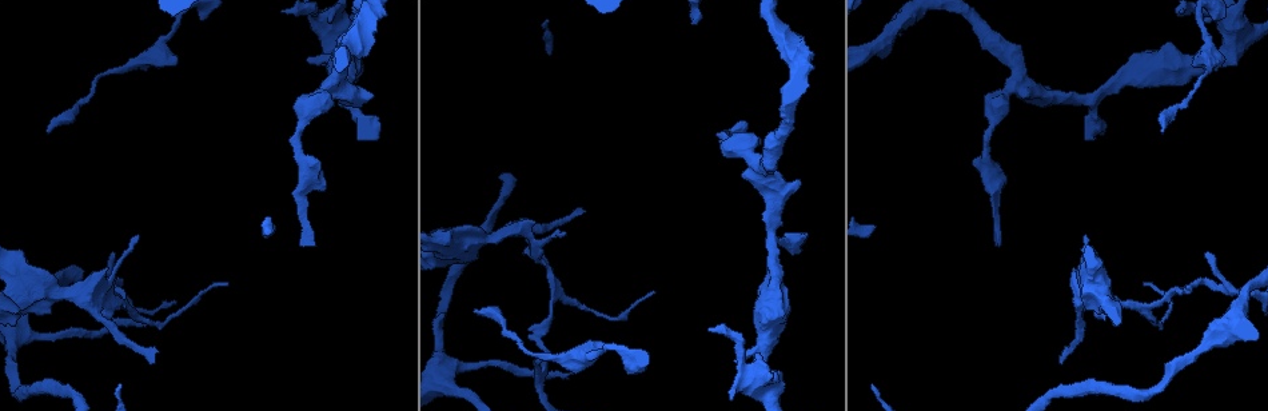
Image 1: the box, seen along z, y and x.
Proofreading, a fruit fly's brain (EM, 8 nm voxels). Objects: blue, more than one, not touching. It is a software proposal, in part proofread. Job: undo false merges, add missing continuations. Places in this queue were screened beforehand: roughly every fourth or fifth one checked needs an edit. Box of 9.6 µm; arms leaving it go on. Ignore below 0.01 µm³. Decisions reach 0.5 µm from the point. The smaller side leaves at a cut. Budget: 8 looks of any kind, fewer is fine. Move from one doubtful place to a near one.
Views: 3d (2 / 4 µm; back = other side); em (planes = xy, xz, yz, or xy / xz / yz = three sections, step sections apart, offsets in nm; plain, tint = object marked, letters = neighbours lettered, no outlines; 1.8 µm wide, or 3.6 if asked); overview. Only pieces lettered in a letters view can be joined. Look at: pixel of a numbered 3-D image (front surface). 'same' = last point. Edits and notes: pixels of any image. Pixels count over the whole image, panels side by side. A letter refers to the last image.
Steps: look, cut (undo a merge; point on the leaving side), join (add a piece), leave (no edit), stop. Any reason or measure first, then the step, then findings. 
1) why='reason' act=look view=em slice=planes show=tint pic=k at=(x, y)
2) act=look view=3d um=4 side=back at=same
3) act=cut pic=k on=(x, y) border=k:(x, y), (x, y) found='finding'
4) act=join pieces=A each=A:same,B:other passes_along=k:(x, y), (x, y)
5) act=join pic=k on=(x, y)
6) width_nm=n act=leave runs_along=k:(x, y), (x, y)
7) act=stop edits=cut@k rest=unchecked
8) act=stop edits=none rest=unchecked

why='three arms meet' act=look view=3d um=4 pic=1 at=(15, 300)

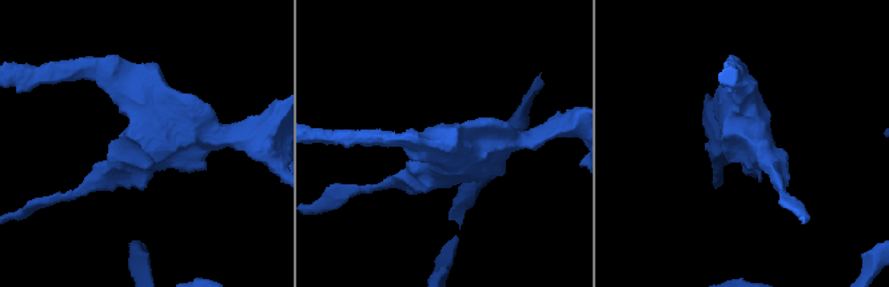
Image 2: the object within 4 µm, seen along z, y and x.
why='shape alone is not enough' act=look view=em um=3.6 slice=xy step=4 show=letters pic=2 at=(760, 146)

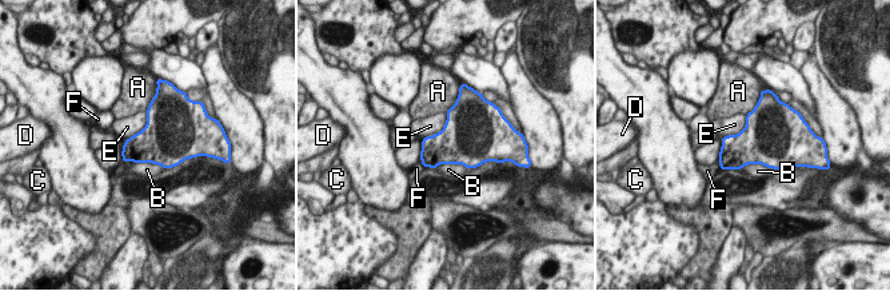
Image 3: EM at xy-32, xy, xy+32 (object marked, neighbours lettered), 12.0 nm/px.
act=look view=em um=3.6 slice=planes show=letters at=same

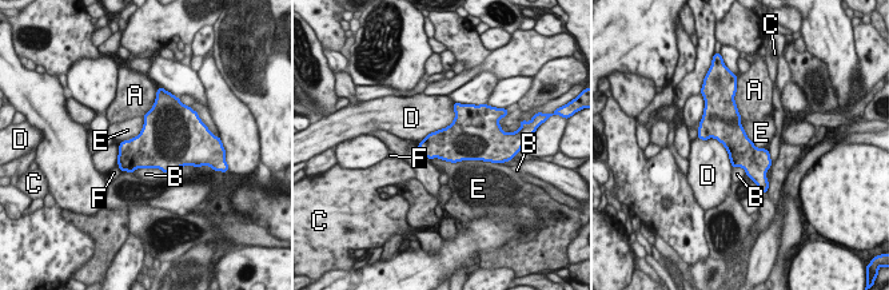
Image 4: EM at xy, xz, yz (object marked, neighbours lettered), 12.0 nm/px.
act=leave each=A:other,B:other,C:other,D:other,E:other,F:other border=4:(430, 158), (451, 162), (485, 162) found='all the same cell'

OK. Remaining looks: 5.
why='long arm stops here' act=look view=em slice=planes show=tint pic=1 at=(1161, 134)

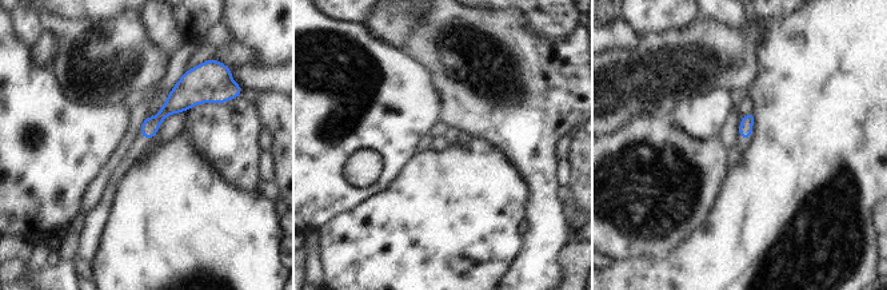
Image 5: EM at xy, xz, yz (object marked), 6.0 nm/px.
act=look view=em slice=planes show=letters at=same

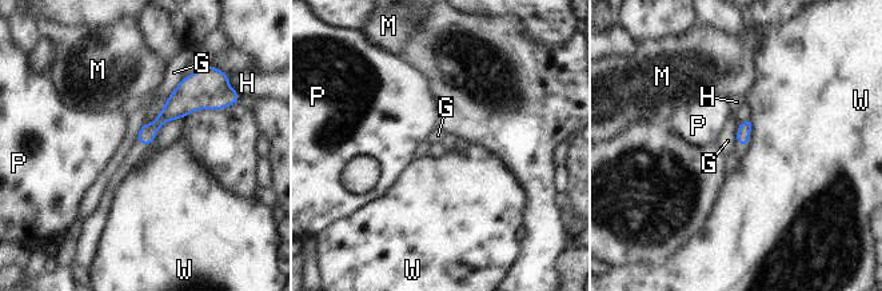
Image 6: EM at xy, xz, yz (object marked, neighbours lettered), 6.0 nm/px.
longest_contact=G:380nm act=leave each=G:other,H:other,M:other,P:other,W:other found='no lettered piece goes on from it'

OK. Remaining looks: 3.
why='stops while still wide' act=look view=em slice=planes show=letters pic=1 at=(1029, 96)

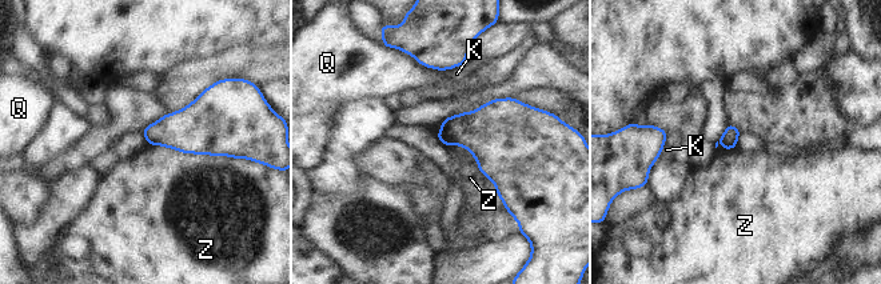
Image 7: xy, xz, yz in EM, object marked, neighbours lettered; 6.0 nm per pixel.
act=leave each=K:other,Q:other,Z:other border=7:(147, 144), (234, 159) found='no lettered piece goes on from it'

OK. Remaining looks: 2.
act=stop edits=none rest=unchecked

